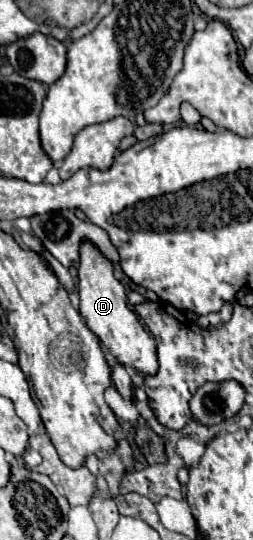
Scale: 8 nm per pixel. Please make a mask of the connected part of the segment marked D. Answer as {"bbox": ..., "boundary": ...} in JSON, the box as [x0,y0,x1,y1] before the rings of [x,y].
{"bbox":[78,242,158,376],"boundary":[[[84,242],[80,248],[80,268],[78,268],[78,294],[80,294],[80,314],[86,326],[100,338],[114,360],[122,366],[132,366],[138,374],[154,376],[158,372],[154,338],[144,324],[140,324],[138,314],[132,304],[128,304],[124,286],[114,278],[112,264],[92,246]]]}

